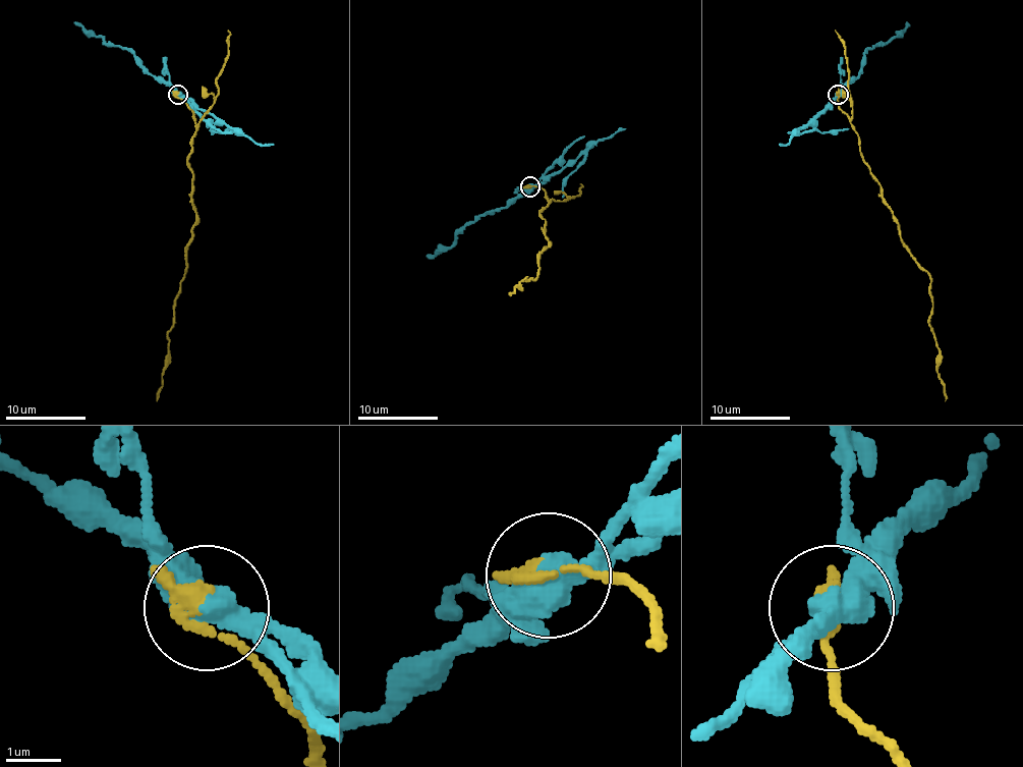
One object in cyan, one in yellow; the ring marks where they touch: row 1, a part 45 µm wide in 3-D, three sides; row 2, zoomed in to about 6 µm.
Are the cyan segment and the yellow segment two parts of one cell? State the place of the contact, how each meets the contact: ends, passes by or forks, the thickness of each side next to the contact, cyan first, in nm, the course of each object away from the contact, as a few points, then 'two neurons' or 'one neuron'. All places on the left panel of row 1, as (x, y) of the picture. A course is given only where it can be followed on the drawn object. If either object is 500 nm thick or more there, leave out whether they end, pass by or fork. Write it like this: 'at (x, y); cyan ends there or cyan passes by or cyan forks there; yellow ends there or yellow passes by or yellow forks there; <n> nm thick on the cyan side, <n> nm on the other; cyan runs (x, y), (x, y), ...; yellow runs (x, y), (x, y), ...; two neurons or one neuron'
at (177, 95); 500 nm thick on the cyan side, 360 nm on the other; cyan runs (178, 95), (126, 49), (110, 47), (98, 37), (90, 37), (73, 22); yellow runs (176, 95), (196, 125), (188, 161), (196, 213), (168, 334), (168, 366), (156, 400); two neurons

